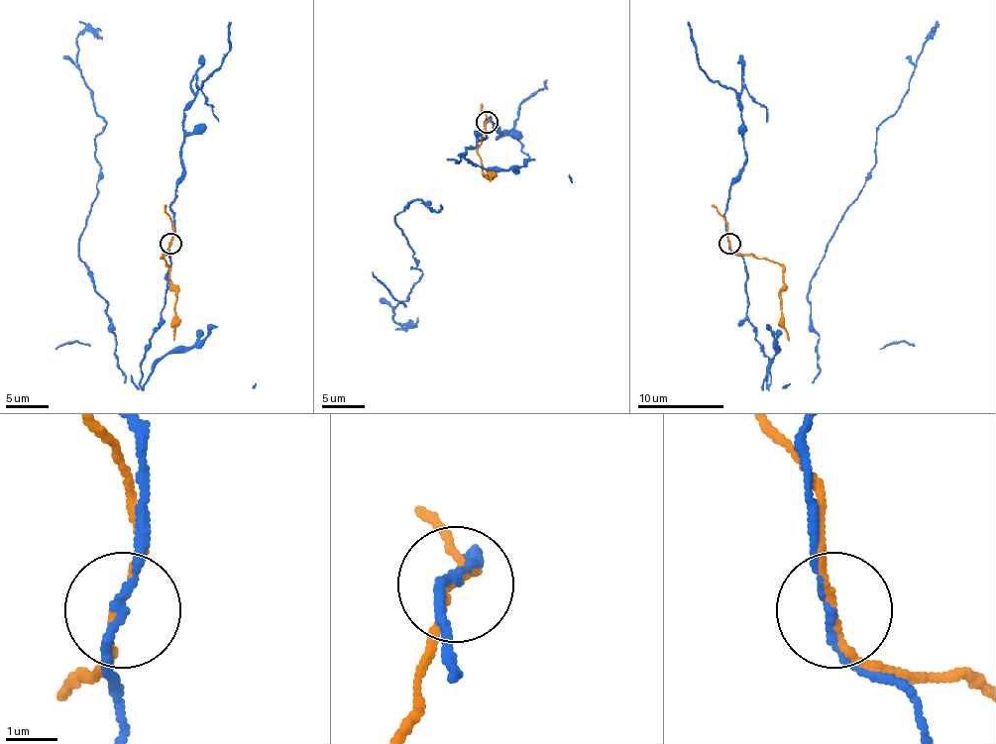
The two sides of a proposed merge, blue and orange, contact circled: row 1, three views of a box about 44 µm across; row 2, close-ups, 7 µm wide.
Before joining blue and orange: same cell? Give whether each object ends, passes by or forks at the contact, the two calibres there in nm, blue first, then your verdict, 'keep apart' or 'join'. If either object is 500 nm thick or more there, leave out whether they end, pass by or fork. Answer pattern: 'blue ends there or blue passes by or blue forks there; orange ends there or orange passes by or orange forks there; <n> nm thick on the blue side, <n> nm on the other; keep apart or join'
blue passes by; orange passes by; 140 nm thick on the blue side, 140 nm on the other; keep apart

